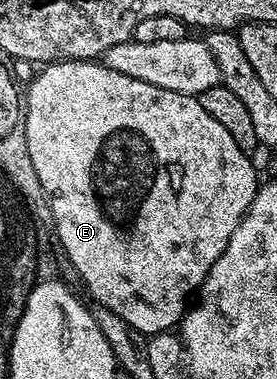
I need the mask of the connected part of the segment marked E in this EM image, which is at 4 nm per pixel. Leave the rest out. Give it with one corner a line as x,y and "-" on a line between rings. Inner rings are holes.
93,59
54,61
42,69
45,70
30,83
29,93
27,89
23,97
25,134
31,164
35,166
39,183
43,183
43,191
49,199
49,217
57,228
57,241
100,308
115,311
115,315
119,315
132,329
140,333
168,333
185,316
187,302
200,289
215,259
223,255
227,239
231,239
235,227
239,227
239,223
248,213
259,188
259,174
252,167
249,154
242,151
239,143
231,139
231,134
212,115
203,111
196,97
143,83
143,79
131,79
131,75
119,75
119,71
111,71
104,63

